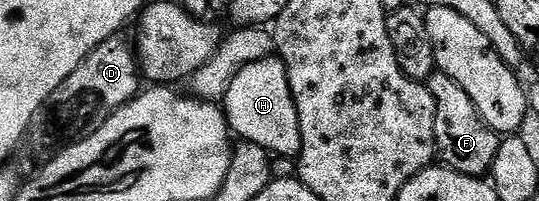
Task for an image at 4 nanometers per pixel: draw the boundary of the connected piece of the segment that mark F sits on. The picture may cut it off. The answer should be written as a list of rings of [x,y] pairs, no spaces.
[[[436,70],[425,86],[433,93],[433,101],[437,105],[437,125],[435,126],[435,150],[438,158],[446,166],[466,175],[486,176],[490,172],[493,161],[497,157],[500,136],[485,125],[485,121],[477,113],[473,101],[469,101],[469,93],[453,81],[443,71]]]

